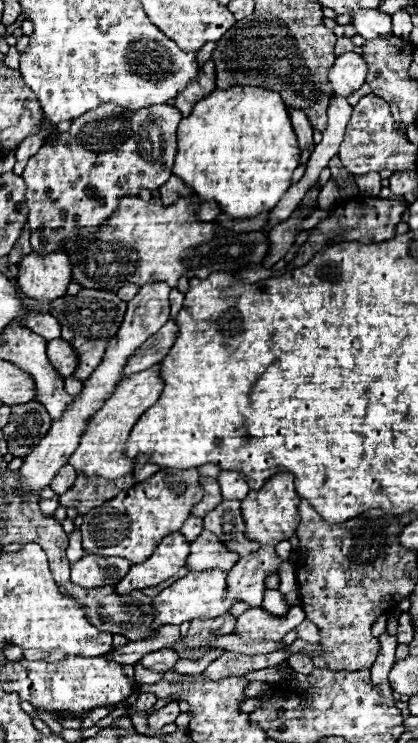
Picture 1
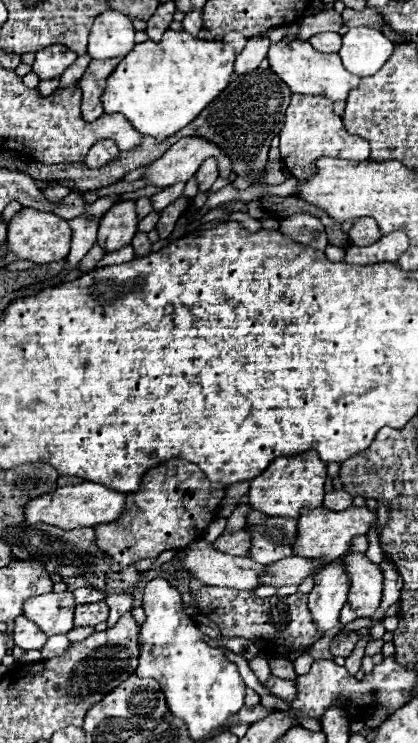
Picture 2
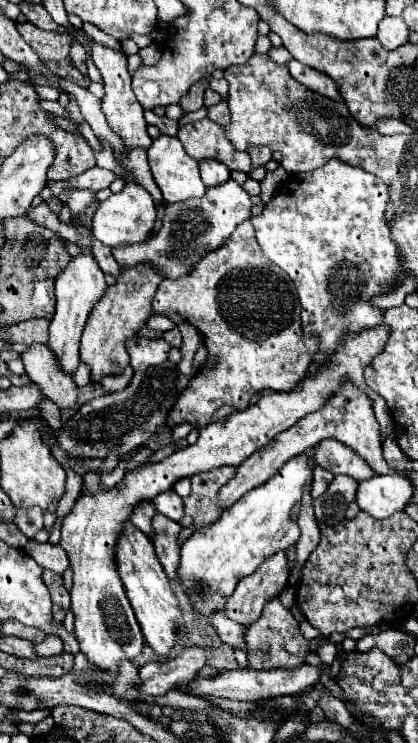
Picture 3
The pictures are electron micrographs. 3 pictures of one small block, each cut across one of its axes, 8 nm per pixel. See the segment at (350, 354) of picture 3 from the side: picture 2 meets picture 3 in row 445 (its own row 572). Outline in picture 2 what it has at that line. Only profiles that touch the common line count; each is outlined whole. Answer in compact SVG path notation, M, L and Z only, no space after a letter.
M194 540L188 546L182 566L206 586L228 586L236 590L256 590L258 578L266 572L266 566L250 562L248 556L222 554L206 540Z

